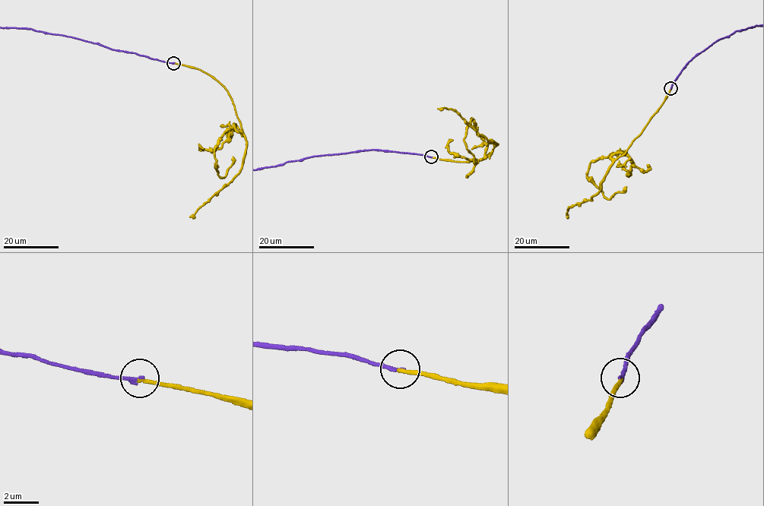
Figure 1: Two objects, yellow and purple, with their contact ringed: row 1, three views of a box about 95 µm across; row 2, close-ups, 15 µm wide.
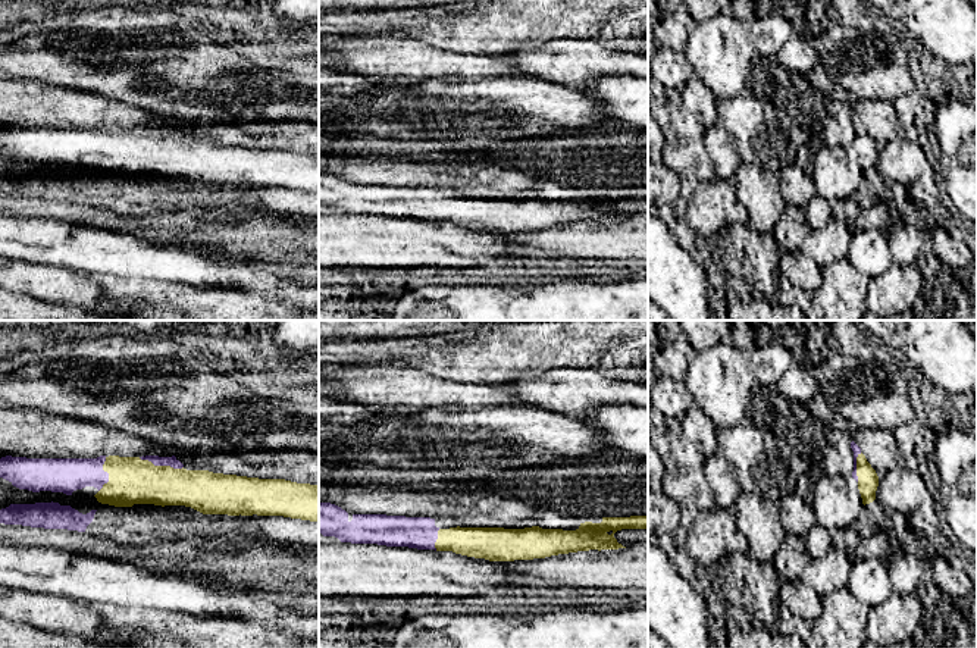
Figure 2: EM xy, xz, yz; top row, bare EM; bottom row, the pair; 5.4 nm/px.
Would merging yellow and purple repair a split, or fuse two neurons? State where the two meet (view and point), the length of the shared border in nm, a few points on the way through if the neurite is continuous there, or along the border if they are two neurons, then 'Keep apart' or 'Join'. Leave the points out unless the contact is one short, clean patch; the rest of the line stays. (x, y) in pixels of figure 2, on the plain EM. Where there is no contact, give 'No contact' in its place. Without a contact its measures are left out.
Touches yellow at xy (160, 137). Shared border 260 nm. Path across: xy (132, 152), (147, 150), (160, 137), (156, 131). Join

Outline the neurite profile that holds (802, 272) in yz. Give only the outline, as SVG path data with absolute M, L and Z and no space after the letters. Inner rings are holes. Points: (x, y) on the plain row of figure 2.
M779 250L780 276L811 295L821 284L821 267L802 251Z

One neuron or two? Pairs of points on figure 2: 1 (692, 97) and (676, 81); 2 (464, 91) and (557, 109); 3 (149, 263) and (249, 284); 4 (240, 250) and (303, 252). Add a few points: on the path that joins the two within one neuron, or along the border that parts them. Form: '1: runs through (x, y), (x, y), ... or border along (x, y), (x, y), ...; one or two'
1: border along (689, 72), (680, 93); two
2: runs through (488, 97), (495, 99), (503, 106), (534, 109); one
3: runs through (174, 263), (184, 263), (203, 272), (224, 276); one
4: runs through (256, 247), (287, 247); one

